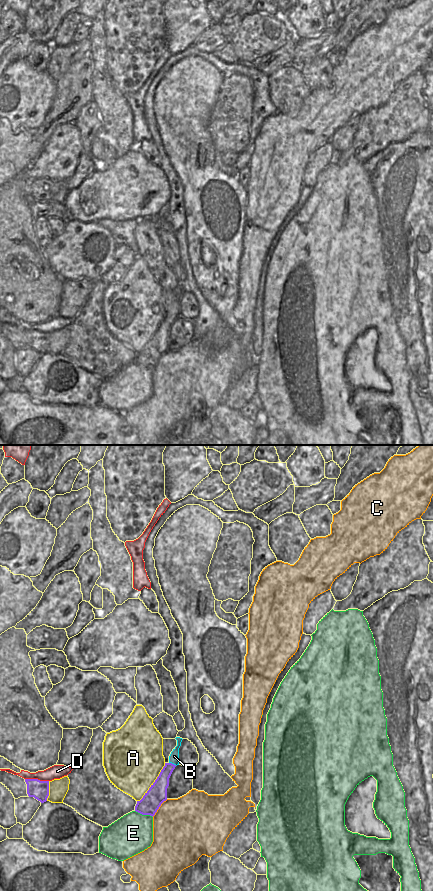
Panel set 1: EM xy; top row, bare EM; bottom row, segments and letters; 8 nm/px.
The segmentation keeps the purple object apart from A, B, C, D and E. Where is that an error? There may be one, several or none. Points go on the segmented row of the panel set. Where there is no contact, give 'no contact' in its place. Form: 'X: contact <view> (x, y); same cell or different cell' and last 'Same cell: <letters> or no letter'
A: contact xy (153, 783); different cell
B: contact xy (173, 764); same cell
C: contact xy (159, 806); different cell
D: contact xy (37, 779); different cell
E: contact xy (144, 814); different cell
Same cell: B

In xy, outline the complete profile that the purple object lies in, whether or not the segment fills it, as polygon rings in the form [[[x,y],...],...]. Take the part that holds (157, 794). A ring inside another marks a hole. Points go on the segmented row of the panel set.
[[[176,737],[177,746],[173,749],[169,756],[169,762],[161,770],[155,782],[145,793],[140,801],[137,801],[135,811],[142,815],[154,816],[161,804],[167,800],[167,788],[169,786],[169,778],[177,765],[179,765],[179,748],[182,738]]]

